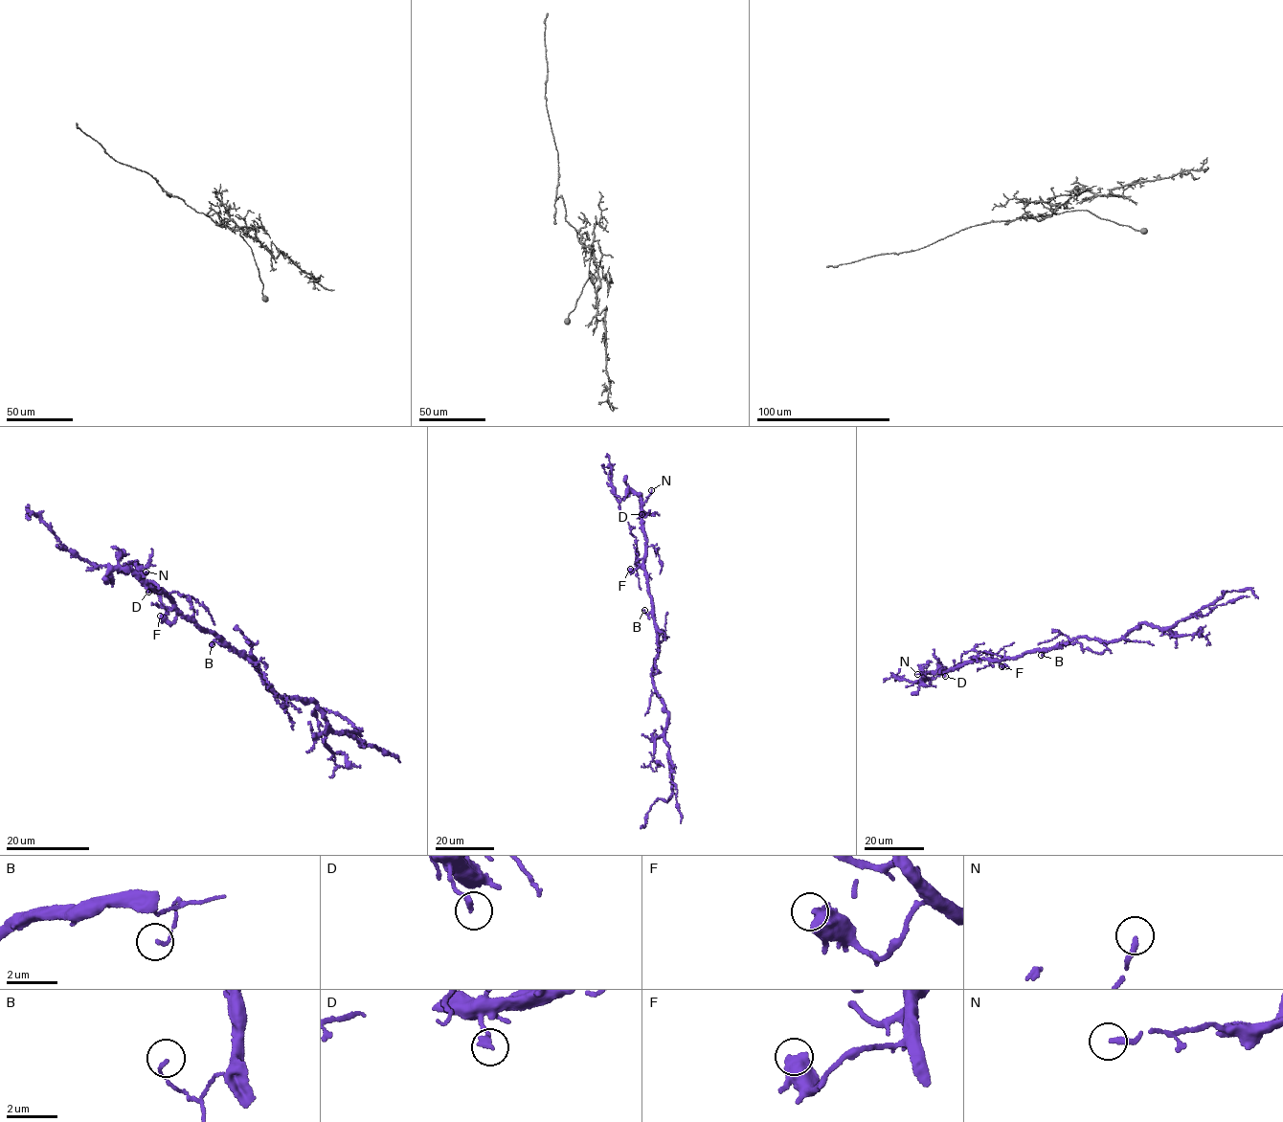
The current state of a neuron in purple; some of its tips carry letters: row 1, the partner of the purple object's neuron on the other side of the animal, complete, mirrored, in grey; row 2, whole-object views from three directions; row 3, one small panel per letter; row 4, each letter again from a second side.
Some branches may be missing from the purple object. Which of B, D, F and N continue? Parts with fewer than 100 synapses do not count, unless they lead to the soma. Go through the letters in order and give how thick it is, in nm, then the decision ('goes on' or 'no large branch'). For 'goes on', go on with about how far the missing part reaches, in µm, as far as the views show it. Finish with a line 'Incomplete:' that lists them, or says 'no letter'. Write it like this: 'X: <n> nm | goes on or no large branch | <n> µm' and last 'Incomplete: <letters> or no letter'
B: 100 nm | no large branch
D: 240 nm | no large branch
F: 600 nm | no large branch
N: 200 nm | no large branch
Incomplete: no letter

